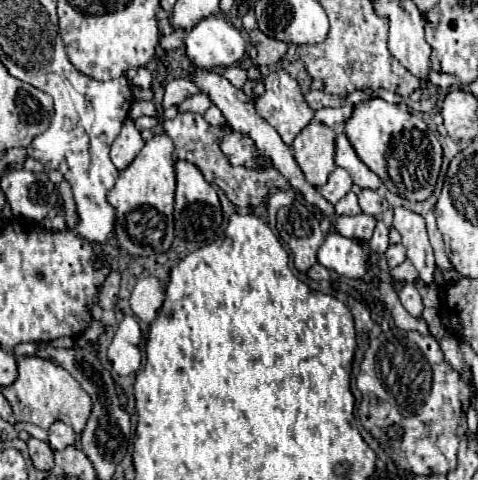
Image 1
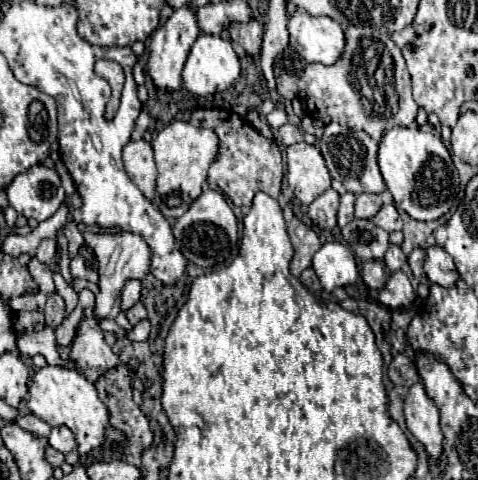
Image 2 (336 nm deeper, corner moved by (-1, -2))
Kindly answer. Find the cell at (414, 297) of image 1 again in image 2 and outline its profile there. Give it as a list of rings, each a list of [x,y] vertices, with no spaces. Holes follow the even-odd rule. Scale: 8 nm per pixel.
[[[402,270],[392,272],[384,288],[380,290],[380,302],[388,308],[408,308],[416,298],[416,292],[412,288],[410,276]]]

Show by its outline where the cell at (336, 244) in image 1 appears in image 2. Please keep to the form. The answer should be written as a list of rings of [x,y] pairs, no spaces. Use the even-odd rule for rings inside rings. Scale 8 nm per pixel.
[[[340,242],[322,244],[322,248],[312,258],[312,268],[320,276],[320,284],[328,292],[338,286],[354,284],[358,278],[354,252]]]

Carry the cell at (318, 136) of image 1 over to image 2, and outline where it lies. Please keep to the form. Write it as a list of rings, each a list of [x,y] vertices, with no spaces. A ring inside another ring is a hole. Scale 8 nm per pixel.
[[[298,142],[288,146],[288,184],[302,204],[314,202],[330,188],[330,172],[320,150],[312,144]]]

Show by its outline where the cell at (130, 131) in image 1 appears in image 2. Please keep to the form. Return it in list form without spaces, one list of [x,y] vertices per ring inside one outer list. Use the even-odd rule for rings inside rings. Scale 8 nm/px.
[[[130,140],[124,146],[122,158],[130,180],[146,194],[148,200],[152,200],[156,186],[156,164],[154,164],[154,152],[150,142]]]

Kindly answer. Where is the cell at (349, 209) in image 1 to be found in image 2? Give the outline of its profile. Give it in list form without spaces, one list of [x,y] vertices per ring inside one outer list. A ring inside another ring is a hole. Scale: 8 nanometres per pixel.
[[[352,192],[342,194],[340,208],[338,208],[338,226],[340,228],[344,228],[348,222],[354,220],[354,202],[356,202],[356,196]]]

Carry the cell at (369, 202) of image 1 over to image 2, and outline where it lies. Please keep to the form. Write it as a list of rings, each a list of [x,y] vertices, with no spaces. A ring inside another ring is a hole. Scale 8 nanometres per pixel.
[[[388,190],[381,194],[360,194],[356,198],[356,218],[370,220],[384,204],[389,203],[393,203],[393,197]]]

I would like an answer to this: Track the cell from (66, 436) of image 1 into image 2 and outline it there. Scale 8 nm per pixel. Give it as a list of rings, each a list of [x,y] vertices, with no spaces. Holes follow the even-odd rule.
[[[66,426],[52,428],[52,432],[48,436],[48,444],[54,450],[62,452],[62,454],[68,454],[68,452],[74,452],[76,450],[76,438],[74,438],[74,434]]]

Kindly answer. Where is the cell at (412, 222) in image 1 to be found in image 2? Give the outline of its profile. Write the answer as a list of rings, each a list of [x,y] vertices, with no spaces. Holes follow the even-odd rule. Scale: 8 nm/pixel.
[[[440,246],[426,248],[424,274],[428,276],[430,282],[436,282],[440,286],[448,286],[448,284],[454,284],[458,280],[458,272],[456,272],[452,258]]]

